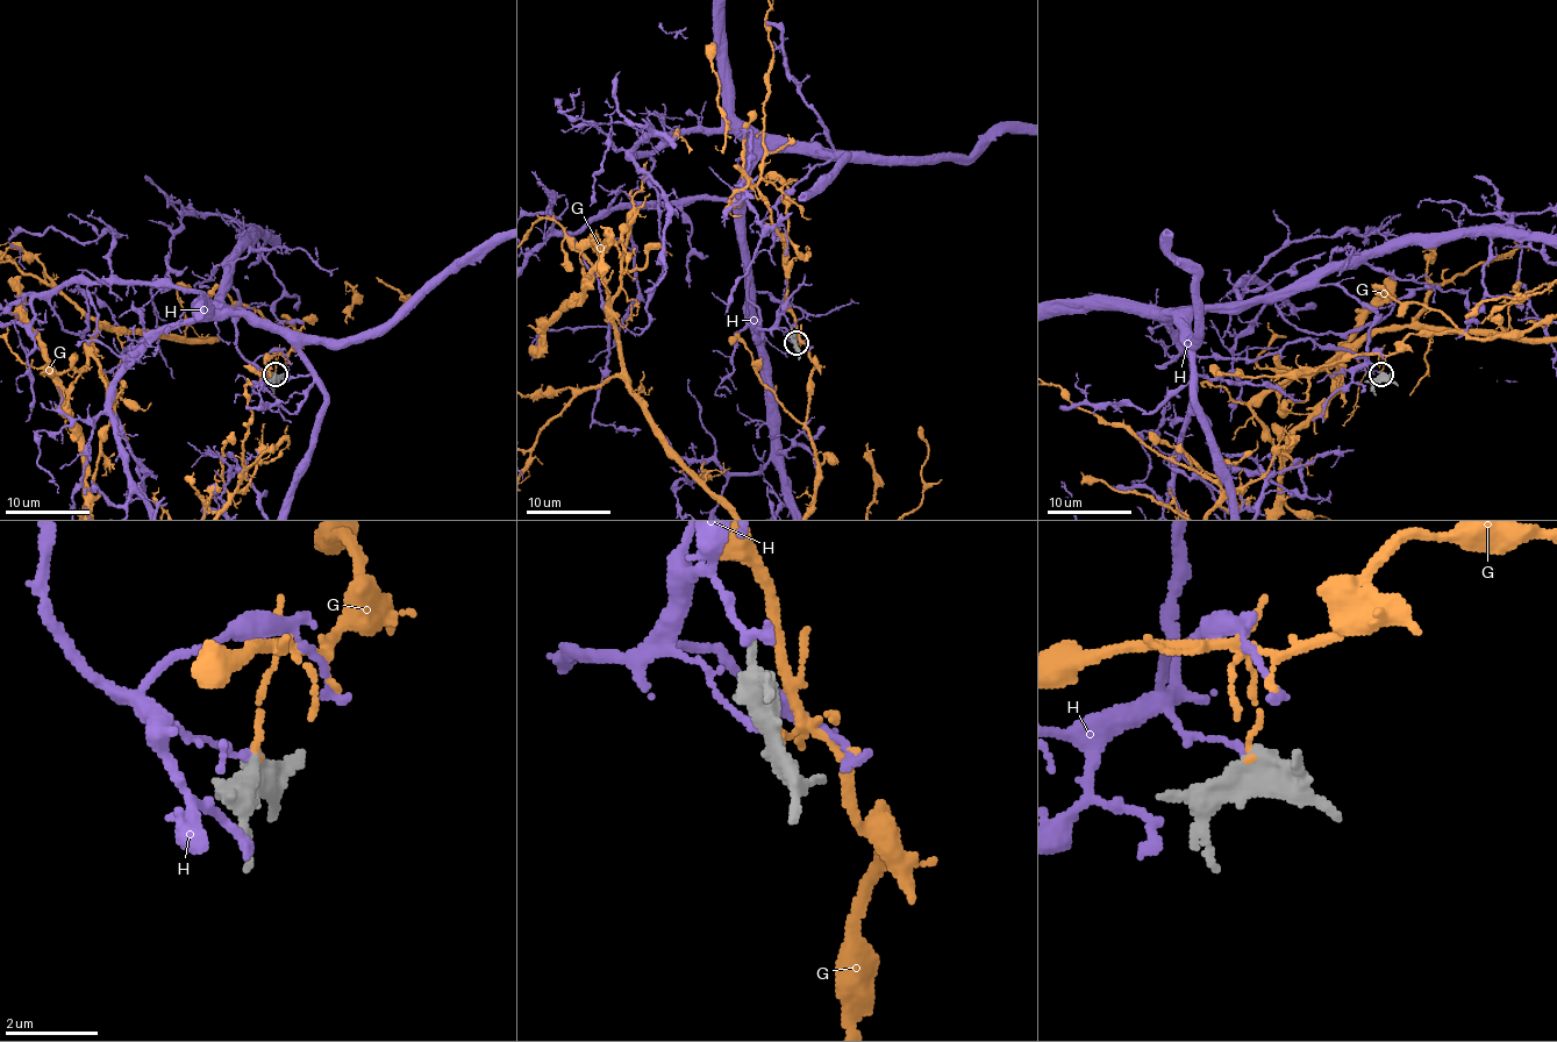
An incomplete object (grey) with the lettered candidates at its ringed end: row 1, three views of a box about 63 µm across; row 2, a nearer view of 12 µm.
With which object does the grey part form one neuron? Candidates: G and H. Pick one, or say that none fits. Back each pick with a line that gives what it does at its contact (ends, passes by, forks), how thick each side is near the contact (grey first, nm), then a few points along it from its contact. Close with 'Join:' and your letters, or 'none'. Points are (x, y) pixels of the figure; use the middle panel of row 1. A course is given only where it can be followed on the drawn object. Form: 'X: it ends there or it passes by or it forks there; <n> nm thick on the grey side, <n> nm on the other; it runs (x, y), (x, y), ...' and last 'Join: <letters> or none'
G: it ends there; 500 nm thick on the grey side, 120 nm on the other
Join: G

